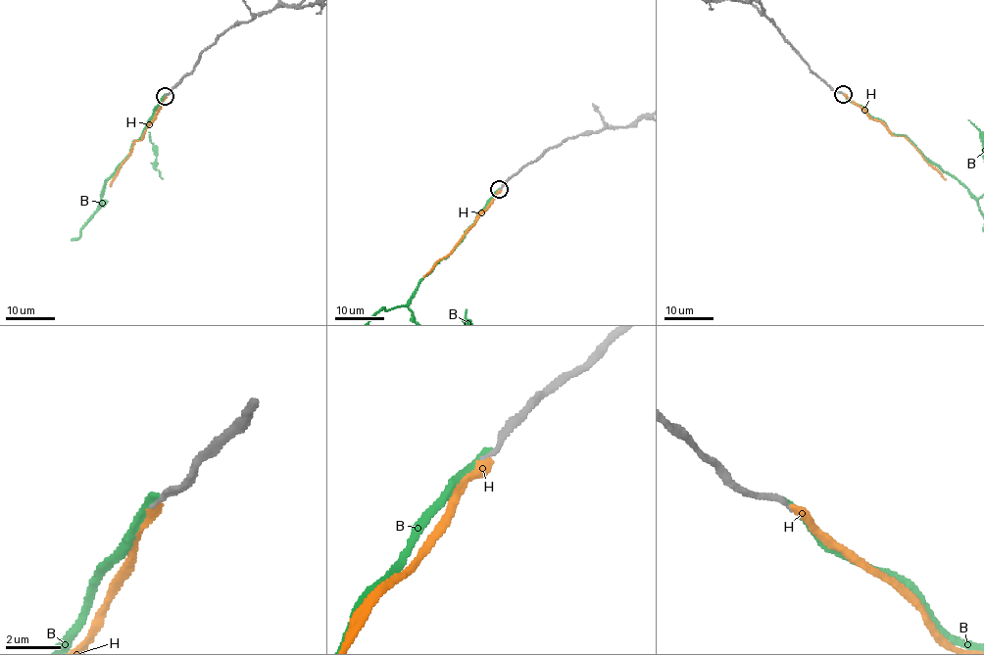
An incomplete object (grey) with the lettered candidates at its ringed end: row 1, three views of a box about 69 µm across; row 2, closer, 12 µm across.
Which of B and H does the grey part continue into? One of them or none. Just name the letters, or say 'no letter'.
H

